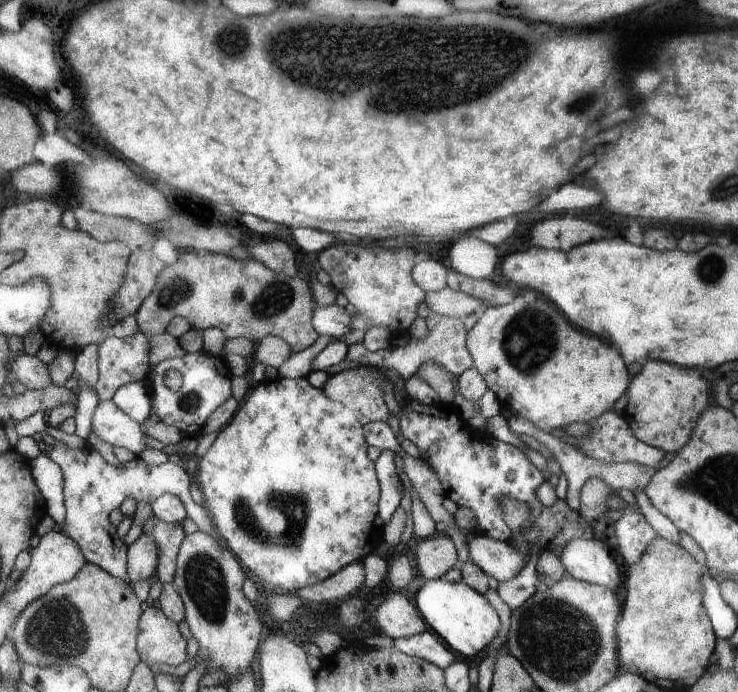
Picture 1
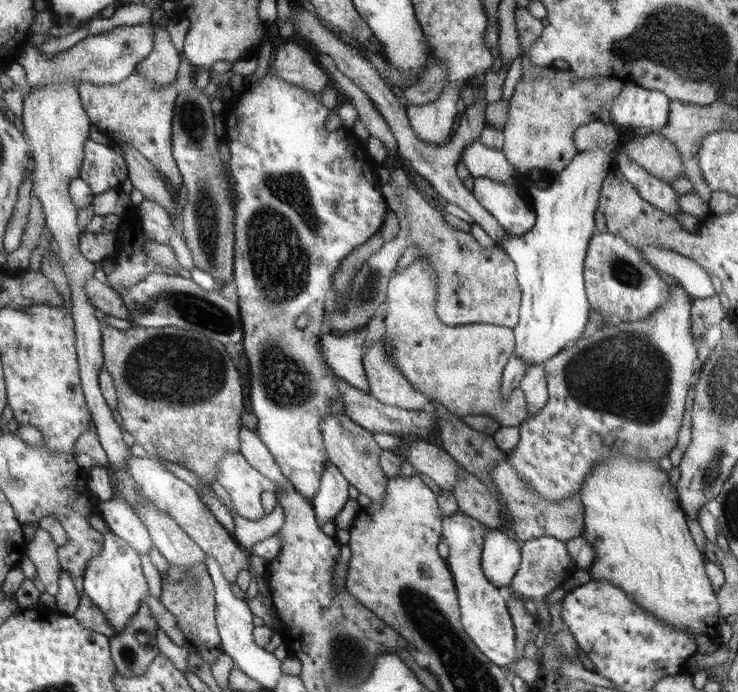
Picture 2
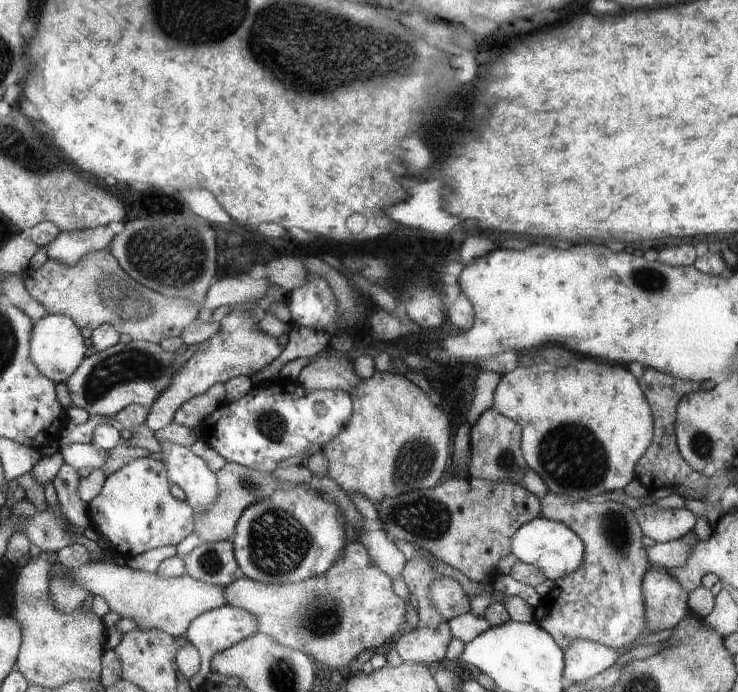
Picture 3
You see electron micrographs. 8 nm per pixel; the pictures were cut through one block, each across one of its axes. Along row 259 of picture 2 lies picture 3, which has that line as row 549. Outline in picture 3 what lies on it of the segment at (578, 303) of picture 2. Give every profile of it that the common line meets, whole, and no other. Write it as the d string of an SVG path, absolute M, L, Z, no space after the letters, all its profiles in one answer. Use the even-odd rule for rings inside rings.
M533 518L531 522L519 526L517 532L511 536L511 554L517 558L517 562L535 566L545 578L559 582L567 574L575 574L575 570L581 566L585 544L565 524L547 518Z

